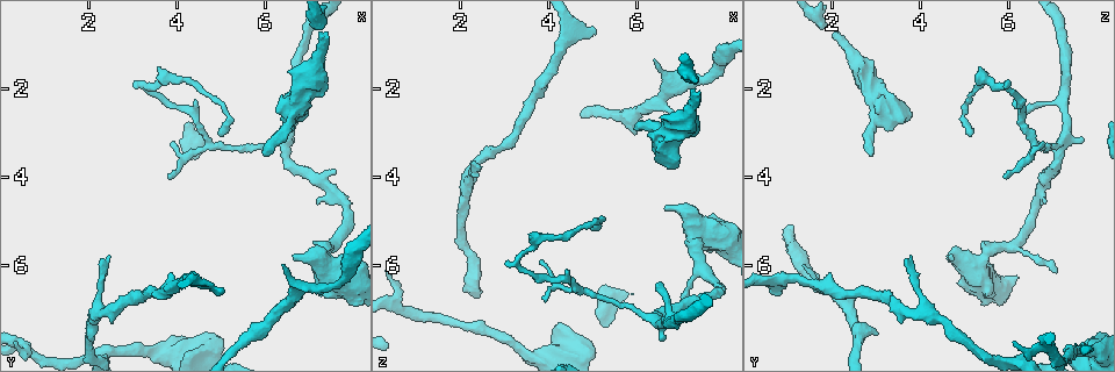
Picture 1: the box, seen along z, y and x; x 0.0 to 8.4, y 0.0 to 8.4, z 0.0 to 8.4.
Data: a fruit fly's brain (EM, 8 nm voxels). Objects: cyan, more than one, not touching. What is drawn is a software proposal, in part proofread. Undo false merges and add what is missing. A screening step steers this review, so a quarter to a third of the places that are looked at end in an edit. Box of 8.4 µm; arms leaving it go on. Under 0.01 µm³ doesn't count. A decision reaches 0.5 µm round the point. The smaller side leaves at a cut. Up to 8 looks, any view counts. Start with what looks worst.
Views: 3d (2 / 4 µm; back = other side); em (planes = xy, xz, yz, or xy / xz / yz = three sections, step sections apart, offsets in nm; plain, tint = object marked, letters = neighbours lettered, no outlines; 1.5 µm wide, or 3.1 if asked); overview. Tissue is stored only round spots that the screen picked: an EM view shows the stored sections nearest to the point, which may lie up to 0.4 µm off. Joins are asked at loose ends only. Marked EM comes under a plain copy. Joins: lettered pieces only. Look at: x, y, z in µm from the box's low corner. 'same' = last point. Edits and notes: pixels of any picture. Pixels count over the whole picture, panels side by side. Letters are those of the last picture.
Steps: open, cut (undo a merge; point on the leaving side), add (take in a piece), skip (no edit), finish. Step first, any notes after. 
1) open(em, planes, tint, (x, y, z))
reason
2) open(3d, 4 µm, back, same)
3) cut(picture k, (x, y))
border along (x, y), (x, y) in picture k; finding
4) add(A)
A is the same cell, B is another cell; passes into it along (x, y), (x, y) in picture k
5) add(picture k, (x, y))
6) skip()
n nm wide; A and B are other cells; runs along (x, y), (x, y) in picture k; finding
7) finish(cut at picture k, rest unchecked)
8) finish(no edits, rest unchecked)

open(3d, 2 µm, (6.80, 2.60, 3.80))
thick end

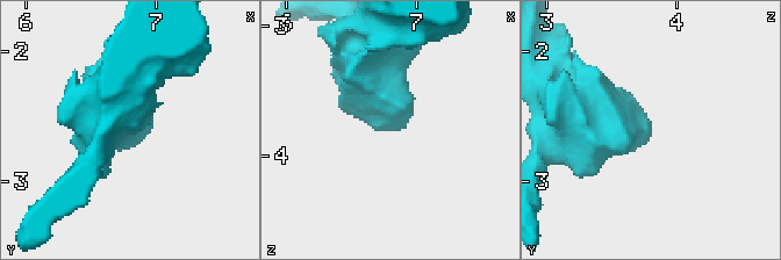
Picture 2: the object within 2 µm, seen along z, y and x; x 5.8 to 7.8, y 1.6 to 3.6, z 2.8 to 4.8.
open(em, xz, step 8, tint, (6.82, 2.62, 3.80))
shape alone is not enough

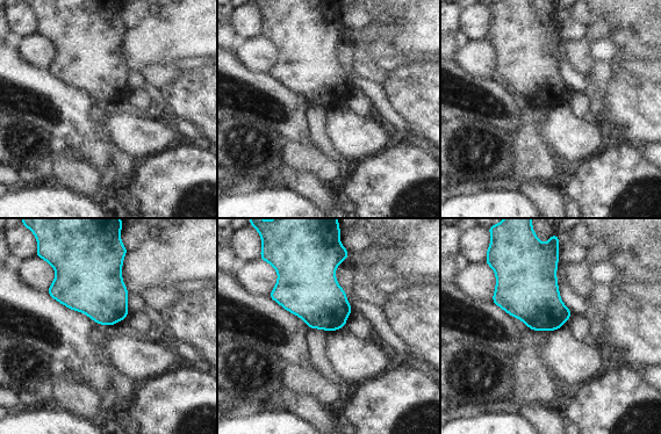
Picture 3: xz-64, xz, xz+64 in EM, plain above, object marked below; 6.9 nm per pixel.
open(em, planes, letters, same)

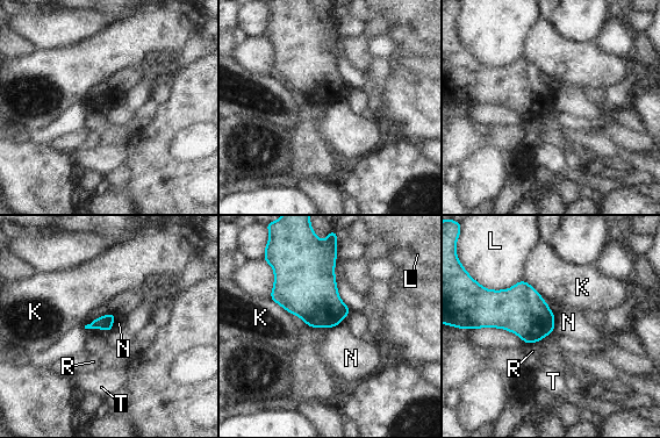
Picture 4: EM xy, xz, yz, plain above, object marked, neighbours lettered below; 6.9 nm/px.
skip()
L touches over 300 nm; K, L, N, R and T are other cells; none of them fits

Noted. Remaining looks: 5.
open(3d, 2 µm, back, (7.25, 0.75, 2.05))
free end

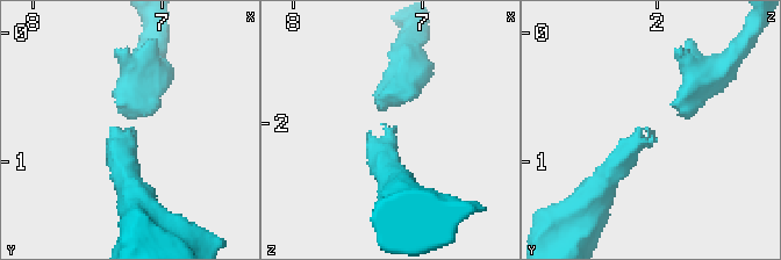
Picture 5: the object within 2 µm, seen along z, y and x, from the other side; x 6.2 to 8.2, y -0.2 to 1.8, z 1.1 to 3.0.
open(em, planes, letters, (7.22, 0.74, 2.06))
now the EM

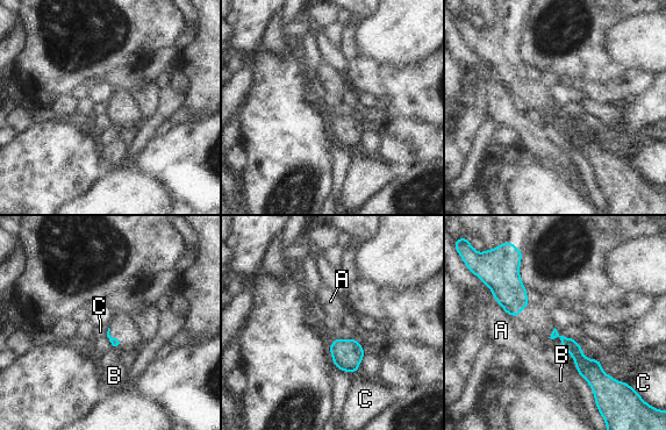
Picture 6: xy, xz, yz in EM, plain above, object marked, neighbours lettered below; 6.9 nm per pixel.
skip()
A, B and C are other cells; border along (554, 328), (560, 335), (574, 341) in picture 6; no lettered piece goes on from it

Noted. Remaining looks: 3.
open(3d, 4 µm, back, (5.05, 6.65, 0.65))
branch stops here

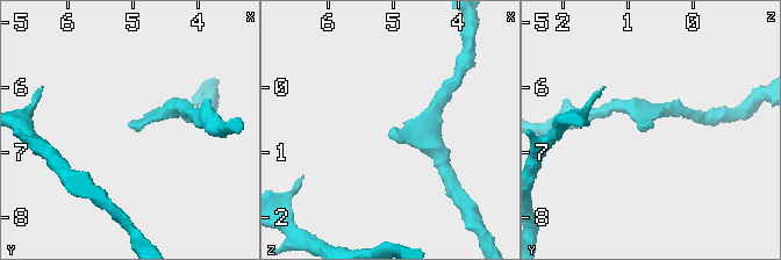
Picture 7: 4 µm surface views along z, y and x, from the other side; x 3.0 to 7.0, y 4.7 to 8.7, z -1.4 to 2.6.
open(em, xz, step 4, letters, (5.10, 6.60, 0.65))

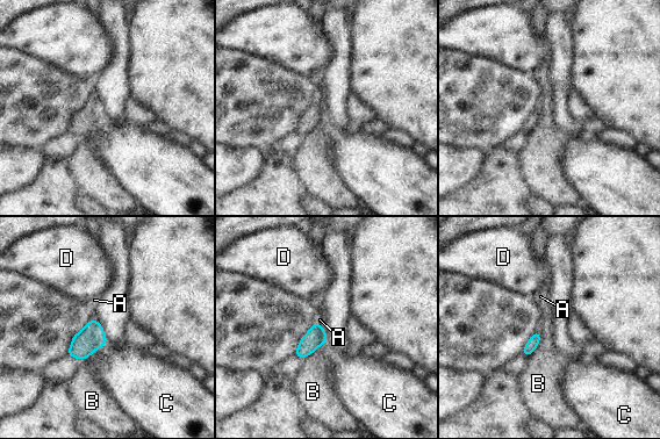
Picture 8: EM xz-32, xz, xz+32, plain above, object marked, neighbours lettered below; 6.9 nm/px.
open(em, planes, letters, same)

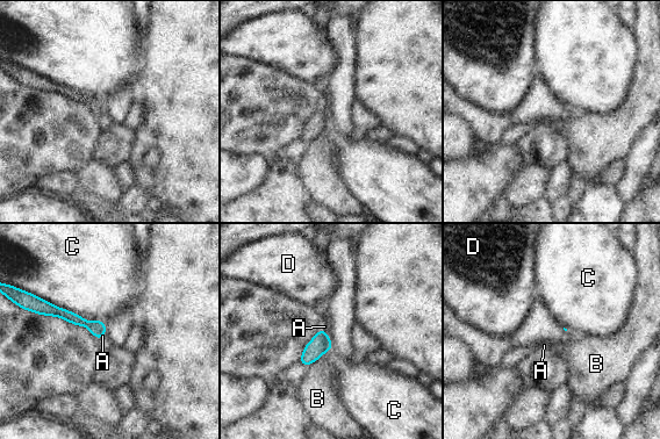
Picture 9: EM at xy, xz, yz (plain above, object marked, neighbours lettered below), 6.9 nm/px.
skip()
A, B, C and D are other cells; runs along (49, 310), (65, 314), (102, 332) in picture 9; none of them fits

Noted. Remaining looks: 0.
finish(no edits, rest unchecked)

